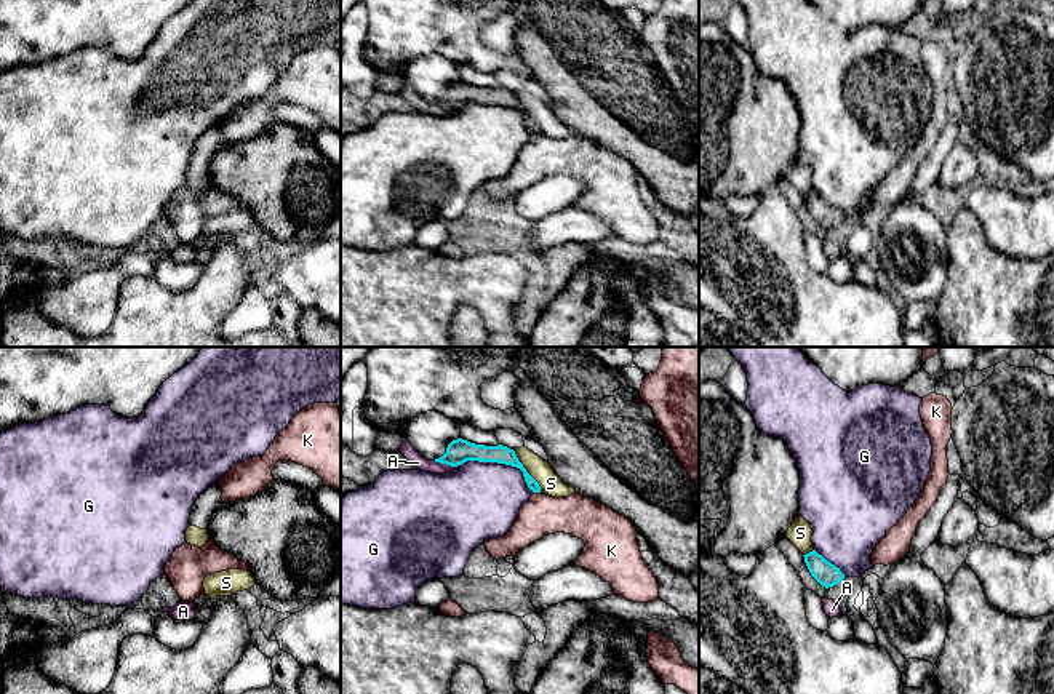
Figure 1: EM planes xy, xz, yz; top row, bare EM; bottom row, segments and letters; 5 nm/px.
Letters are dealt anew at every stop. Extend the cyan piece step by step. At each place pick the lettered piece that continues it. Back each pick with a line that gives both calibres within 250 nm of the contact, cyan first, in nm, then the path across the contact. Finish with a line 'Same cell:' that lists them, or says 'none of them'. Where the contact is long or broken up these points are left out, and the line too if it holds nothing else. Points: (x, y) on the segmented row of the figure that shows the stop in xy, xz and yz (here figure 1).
Same cell: none of them

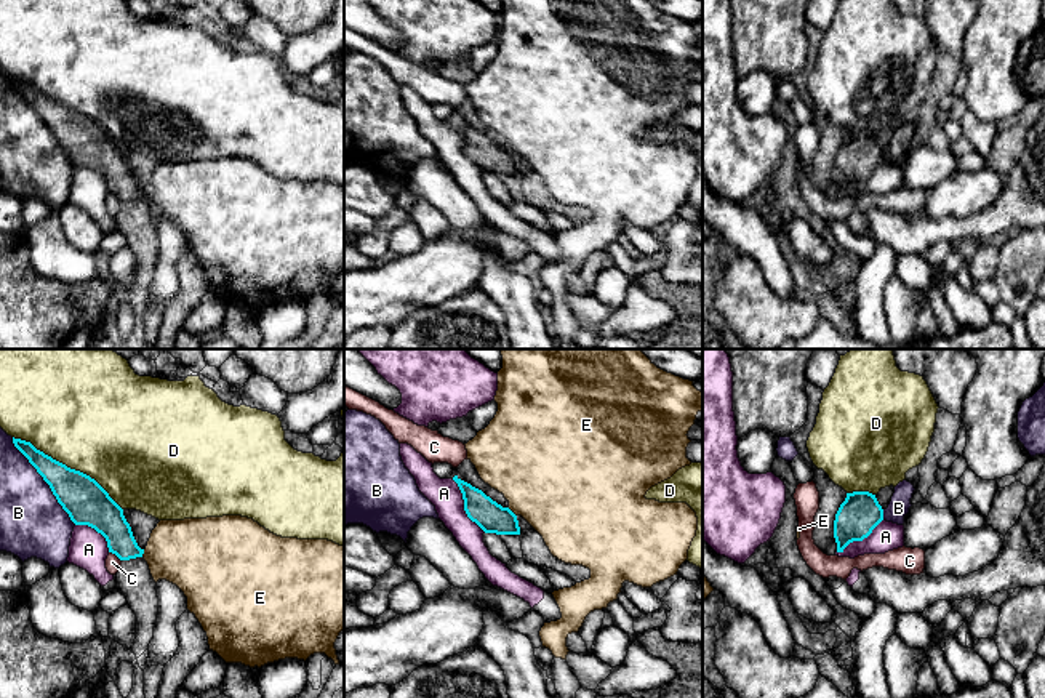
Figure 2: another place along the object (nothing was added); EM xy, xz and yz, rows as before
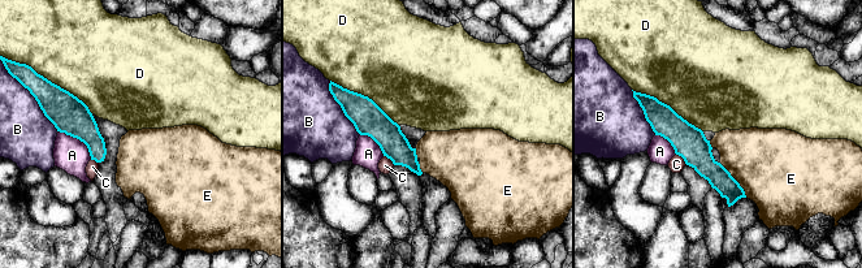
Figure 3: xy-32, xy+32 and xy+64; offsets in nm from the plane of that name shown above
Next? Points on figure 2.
Same cell: none of them

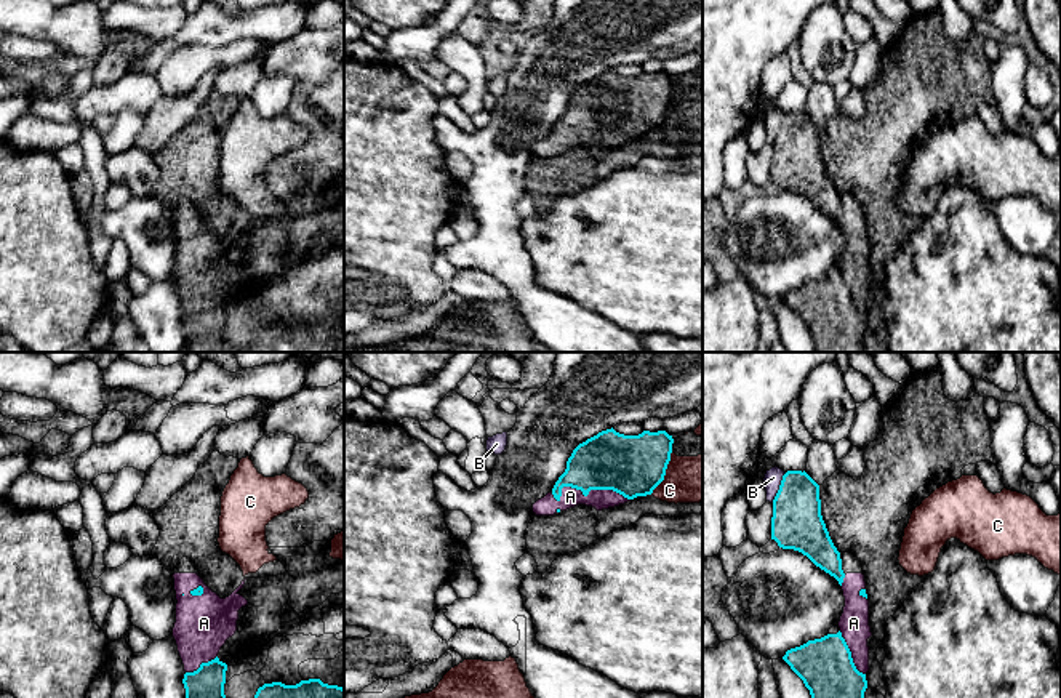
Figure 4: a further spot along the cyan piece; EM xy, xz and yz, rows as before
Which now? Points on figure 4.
A: 280/100 nm
Same cell: A

